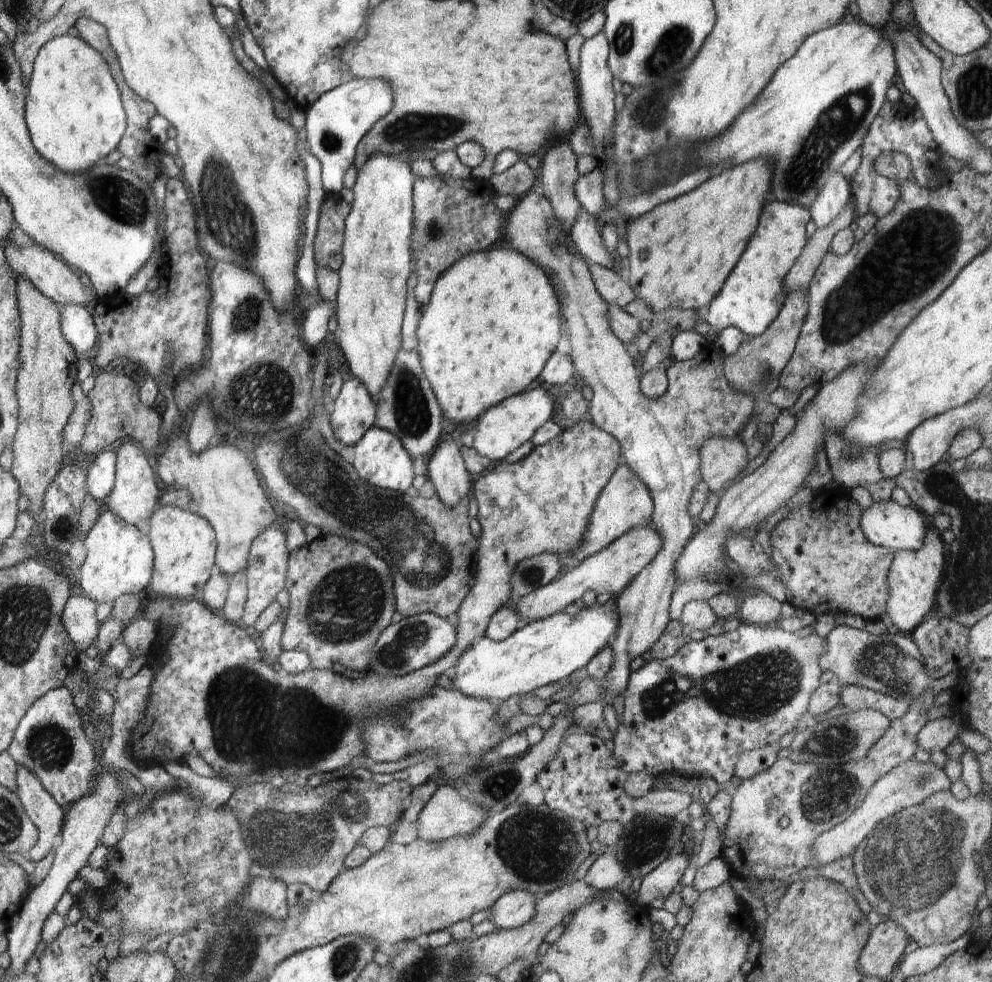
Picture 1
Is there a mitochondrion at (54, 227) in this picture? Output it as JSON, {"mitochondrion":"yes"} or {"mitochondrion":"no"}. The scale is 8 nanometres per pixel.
{"mitochondrion":"no"}

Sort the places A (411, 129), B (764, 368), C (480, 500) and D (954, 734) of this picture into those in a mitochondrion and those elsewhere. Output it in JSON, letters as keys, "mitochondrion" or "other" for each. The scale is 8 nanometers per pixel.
{"A":"mitochondrion","B":"mitochondrion","C":"other","D":"other"}

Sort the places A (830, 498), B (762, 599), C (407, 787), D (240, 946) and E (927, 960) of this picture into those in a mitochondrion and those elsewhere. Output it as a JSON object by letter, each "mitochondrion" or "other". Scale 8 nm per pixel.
{"A":"other","B":"other","C":"other","D":"mitochondrion","E":"other"}

